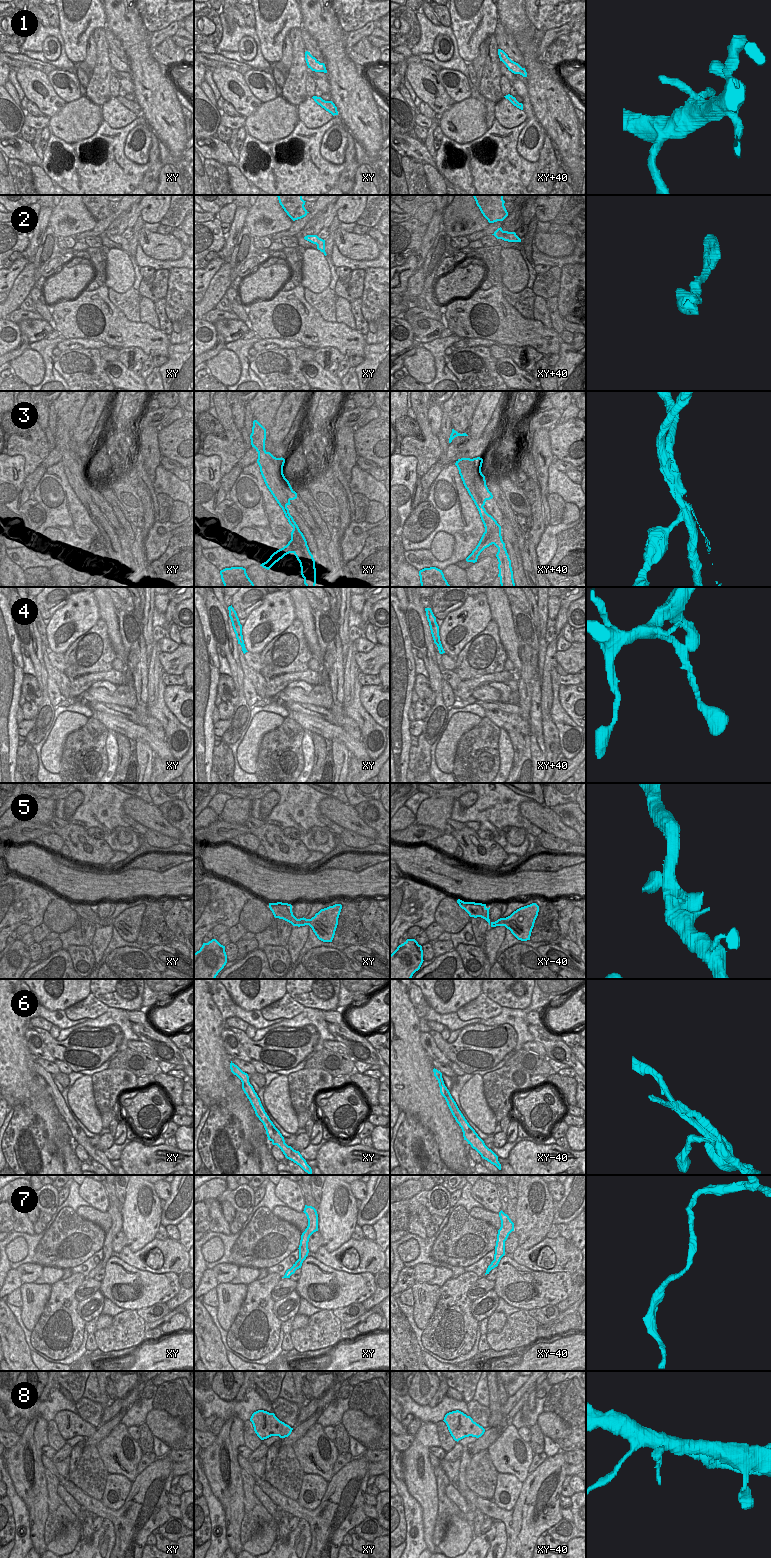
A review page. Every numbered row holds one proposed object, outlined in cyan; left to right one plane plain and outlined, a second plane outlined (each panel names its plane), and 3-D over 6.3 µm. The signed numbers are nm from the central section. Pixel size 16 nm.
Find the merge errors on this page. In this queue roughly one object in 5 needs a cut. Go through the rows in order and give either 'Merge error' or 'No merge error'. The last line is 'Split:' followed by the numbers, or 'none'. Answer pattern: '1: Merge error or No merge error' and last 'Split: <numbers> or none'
1: No merge error
2: No merge error
3: Merge error
4: No merge error
5: No merge error
6: No merge error
7: No merge error
8: No merge error
Split: 3.

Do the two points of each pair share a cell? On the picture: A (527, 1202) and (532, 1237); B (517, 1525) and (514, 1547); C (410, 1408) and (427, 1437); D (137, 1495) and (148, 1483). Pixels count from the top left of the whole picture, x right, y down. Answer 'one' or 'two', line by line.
A: one
B: one
C: two
D: one

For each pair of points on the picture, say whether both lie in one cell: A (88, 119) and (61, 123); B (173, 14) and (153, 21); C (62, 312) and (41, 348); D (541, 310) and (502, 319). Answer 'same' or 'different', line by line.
A: same
B: same
C: different
D: different

